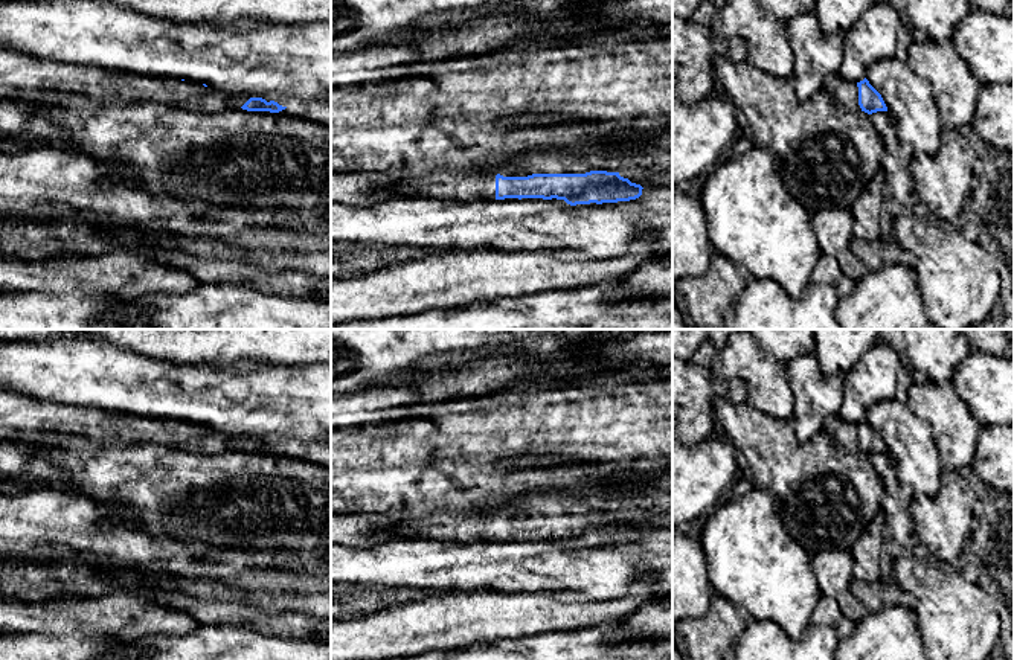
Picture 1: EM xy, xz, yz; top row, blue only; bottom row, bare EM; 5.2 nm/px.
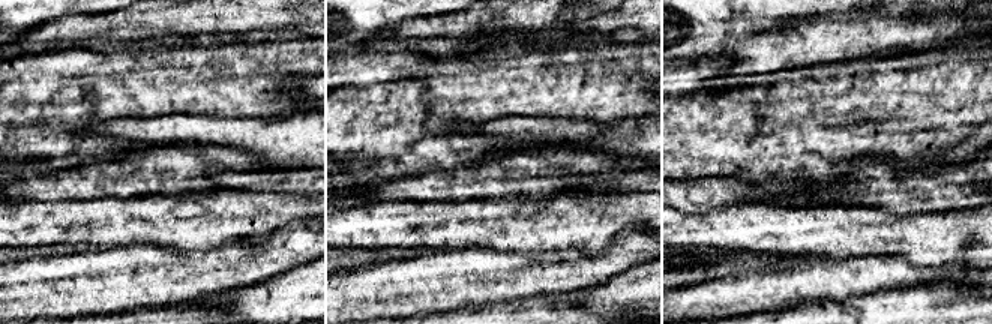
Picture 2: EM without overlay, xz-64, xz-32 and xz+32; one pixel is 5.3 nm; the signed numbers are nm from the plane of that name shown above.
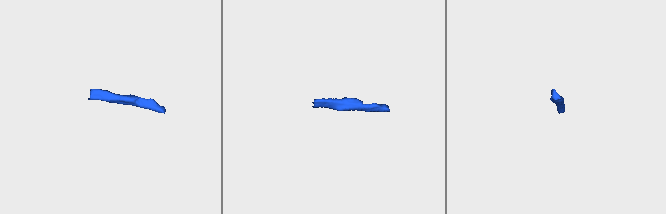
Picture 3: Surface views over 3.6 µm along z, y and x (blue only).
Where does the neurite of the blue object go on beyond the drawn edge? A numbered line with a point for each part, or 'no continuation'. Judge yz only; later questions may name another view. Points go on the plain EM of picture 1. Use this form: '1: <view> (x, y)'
1: yz (845, 435)

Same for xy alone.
1: xy (20, 412)

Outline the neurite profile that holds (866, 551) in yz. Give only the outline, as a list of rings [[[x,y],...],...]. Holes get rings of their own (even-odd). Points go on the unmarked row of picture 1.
[[[878,512],[851,549],[854,579],[880,582],[880,555],[886,537],[883,514]]]

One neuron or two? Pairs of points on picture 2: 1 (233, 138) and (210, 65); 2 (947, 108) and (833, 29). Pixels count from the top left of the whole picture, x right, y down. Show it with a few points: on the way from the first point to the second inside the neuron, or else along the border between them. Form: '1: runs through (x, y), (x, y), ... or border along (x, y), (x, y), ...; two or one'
1: border along (192, 113), (263, 117); two
2: border along (878, 54), (838, 62); two

